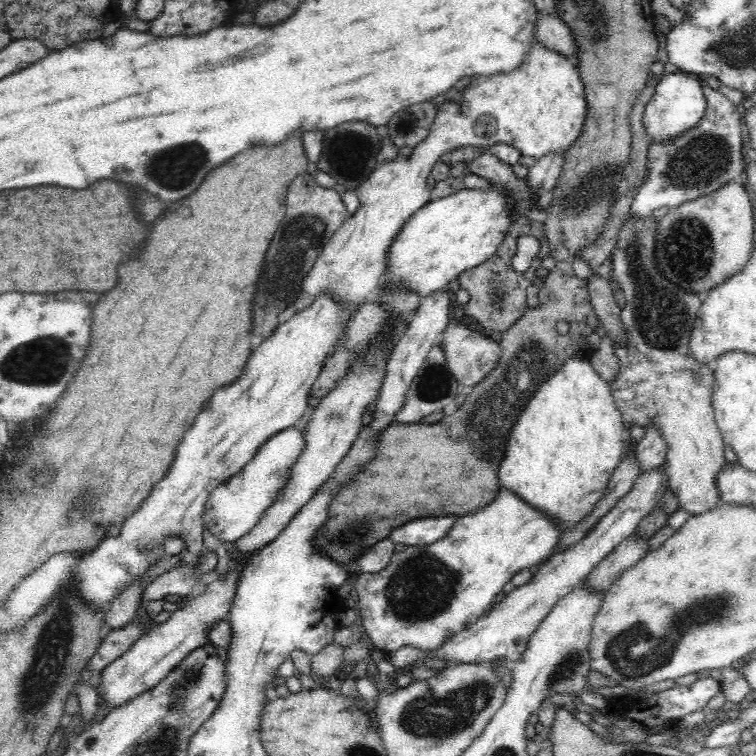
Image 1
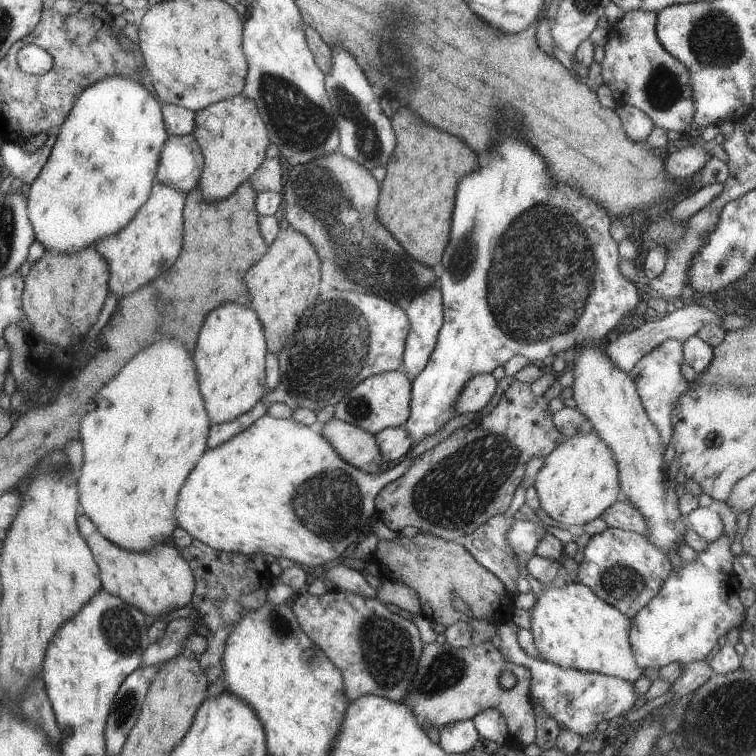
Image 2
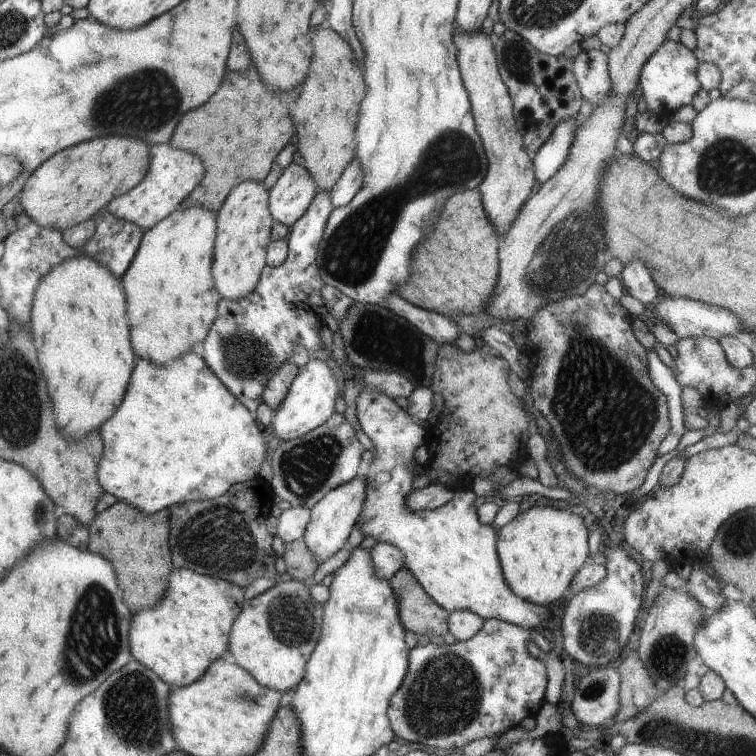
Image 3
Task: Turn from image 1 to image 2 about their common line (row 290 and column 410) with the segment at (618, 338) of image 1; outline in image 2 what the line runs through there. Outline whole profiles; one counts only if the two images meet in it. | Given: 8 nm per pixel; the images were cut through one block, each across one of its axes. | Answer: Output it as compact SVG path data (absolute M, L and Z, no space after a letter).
M383 580L382 586L377 589L377 599L393 609L422 614L421 600L418 593L400 581Z

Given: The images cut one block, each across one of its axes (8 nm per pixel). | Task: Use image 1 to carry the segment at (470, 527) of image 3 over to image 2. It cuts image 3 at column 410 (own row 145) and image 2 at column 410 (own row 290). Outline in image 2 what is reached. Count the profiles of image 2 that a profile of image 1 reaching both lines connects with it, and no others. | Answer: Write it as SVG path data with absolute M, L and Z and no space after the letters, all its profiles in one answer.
M440 286L428 287L407 303L410 330L403 354L403 372L415 378L424 370L443 325L443 296Z

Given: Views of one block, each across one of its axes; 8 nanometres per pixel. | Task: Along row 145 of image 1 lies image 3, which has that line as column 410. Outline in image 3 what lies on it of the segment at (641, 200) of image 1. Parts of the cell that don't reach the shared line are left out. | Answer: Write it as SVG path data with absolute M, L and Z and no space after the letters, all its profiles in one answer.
M488 619L468 640L442 646L416 645L408 656L404 682L388 706L394 734L432 748L464 748L474 740L501 735L519 727L524 718L538 715L545 703L548 675L546 662L528 652L530 642L544 652L551 650L550 642L536 629Z

